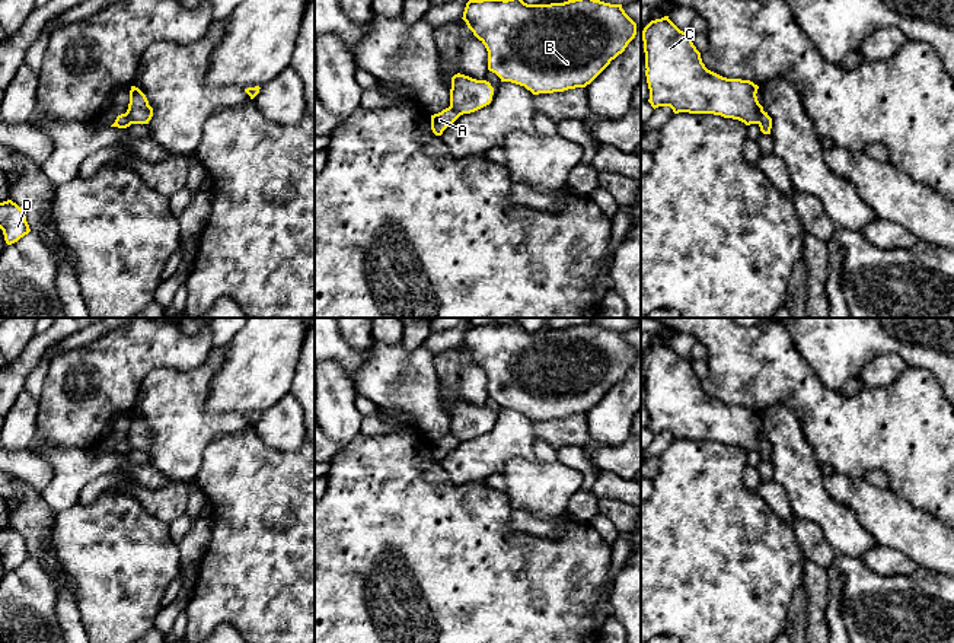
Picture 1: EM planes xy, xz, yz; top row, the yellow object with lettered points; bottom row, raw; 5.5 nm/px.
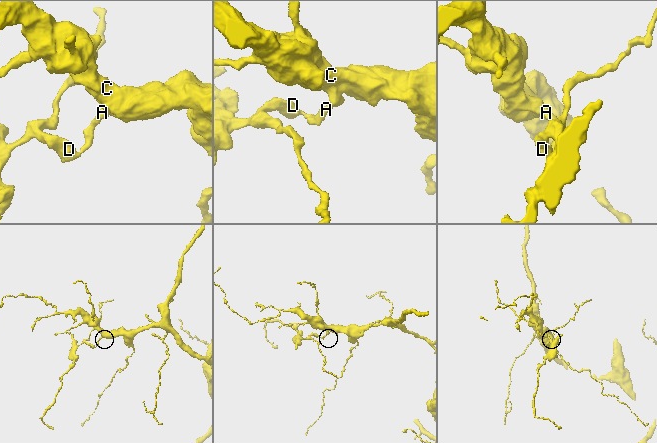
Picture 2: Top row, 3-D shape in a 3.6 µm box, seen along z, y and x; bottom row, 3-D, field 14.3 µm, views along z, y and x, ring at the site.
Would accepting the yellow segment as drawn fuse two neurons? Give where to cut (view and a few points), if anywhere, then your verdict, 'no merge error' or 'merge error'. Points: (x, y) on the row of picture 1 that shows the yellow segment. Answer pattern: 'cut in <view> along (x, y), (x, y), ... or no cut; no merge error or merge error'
cut in yz along (763, 111), (756, 123); merge error

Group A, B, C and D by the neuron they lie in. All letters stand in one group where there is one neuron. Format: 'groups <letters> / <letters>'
groups A D / B C

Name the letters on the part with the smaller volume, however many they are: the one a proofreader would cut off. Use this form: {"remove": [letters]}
{"remove": ["A", "D"]}

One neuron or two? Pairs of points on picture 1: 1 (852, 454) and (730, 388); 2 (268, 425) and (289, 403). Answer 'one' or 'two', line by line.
1: one
2: one

